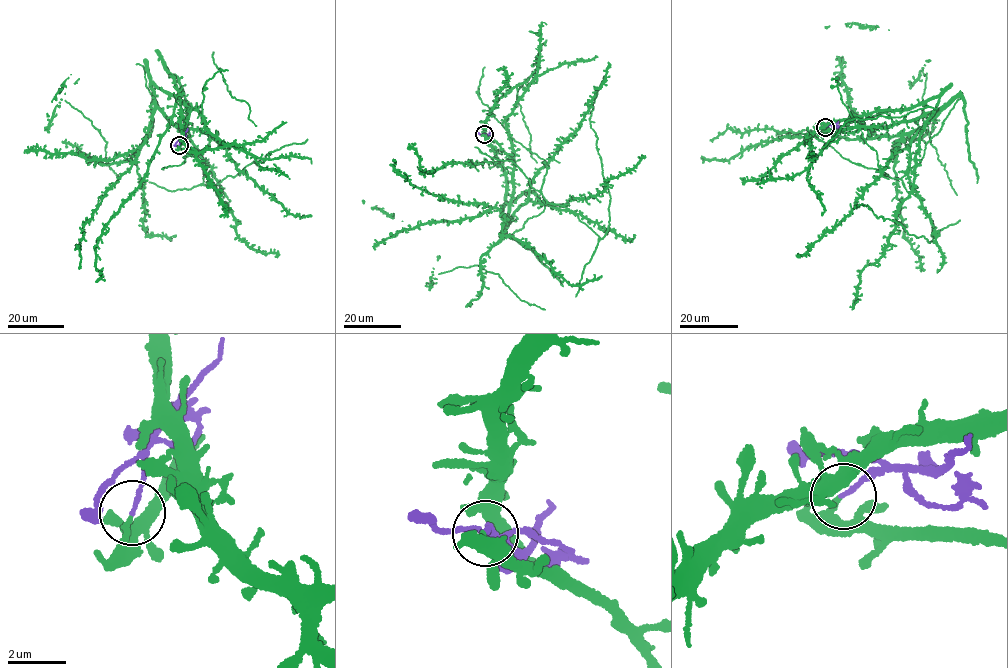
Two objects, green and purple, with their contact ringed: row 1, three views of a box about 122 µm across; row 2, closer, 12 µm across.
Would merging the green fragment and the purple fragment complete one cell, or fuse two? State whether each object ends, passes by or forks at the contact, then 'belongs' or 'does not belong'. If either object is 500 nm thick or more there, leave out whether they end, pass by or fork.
green ends | purple ends | does not belong

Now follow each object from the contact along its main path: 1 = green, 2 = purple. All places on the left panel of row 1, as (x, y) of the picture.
1: (178, 145), (192, 109), (224, 143), (243, 146), (189, 149), (177, 98), (145, 176), (103, 228), (96, 281)
2: (179, 145), (187, 128)

